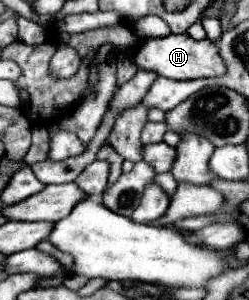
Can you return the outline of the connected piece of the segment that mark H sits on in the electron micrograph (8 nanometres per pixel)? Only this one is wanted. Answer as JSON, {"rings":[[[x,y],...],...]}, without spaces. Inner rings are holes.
{"rings":[[[169,35],[163,39],[145,39],[143,45],[137,49],[133,63],[139,69],[155,71],[157,75],[163,75],[167,79],[187,81],[187,79],[205,79],[205,77],[221,77],[223,71],[227,71],[225,61],[219,55],[219,49],[215,43],[203,39],[195,41],[189,35]]]}

